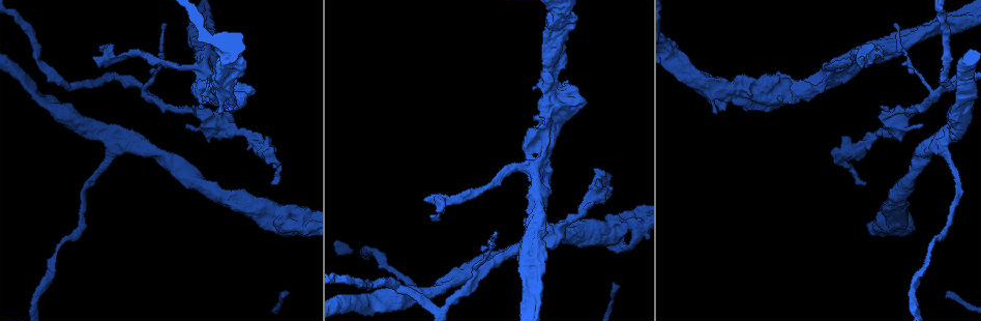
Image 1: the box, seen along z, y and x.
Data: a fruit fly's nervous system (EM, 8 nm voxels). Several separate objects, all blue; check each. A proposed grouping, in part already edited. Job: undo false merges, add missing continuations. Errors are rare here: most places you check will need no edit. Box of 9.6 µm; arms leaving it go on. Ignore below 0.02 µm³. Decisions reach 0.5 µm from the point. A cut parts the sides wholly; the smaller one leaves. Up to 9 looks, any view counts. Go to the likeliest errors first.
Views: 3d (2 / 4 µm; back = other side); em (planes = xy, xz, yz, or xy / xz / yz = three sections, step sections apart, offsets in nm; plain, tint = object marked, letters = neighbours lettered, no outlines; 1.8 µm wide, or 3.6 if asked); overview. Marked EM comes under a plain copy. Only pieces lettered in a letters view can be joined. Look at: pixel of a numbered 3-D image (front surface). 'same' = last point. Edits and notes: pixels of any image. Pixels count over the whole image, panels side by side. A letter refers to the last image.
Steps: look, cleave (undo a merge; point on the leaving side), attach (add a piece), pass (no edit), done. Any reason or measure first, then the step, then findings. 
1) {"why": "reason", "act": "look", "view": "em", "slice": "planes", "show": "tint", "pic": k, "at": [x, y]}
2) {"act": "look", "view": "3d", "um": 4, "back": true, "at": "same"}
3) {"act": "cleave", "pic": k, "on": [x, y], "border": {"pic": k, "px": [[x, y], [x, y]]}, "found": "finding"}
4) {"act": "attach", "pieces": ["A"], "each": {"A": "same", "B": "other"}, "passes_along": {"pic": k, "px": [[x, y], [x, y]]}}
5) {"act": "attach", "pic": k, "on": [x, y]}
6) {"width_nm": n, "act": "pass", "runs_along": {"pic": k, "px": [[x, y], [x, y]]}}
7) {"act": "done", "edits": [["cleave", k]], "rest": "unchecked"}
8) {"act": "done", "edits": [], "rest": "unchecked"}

{"why": "three arms meet", "act": "look", "view": "em", "slice": "yz", "step": 16, "show": "tint", "pic": 1, "at": [799, 92]}

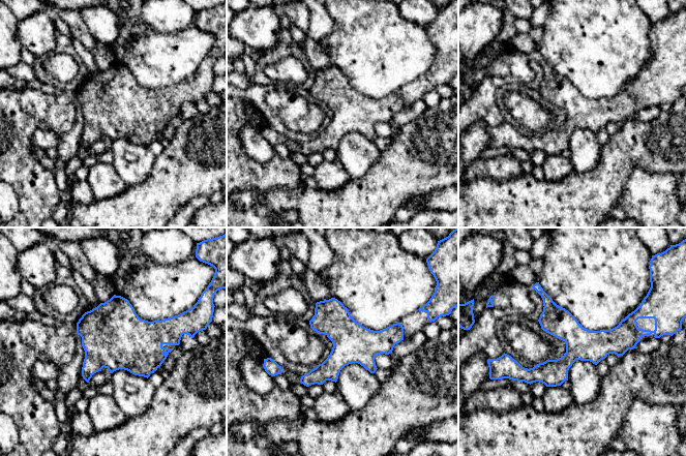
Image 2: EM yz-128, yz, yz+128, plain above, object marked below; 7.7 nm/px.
{"act": "look", "view": "em", "slice": "yz", "step": 16, "show": "letters", "at": "same"}

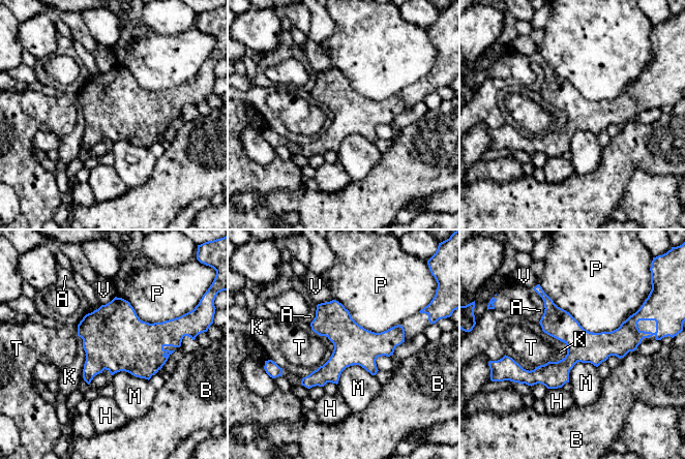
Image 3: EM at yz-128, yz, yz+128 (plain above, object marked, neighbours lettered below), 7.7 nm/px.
{"act": "pass", "each": {"A": "other", "B": "other", "H": "other", "K": "other", "M": "other", "P": "other", "T": "other", "V": "other"}, "border": {"pic": 3, "px": [[310, 325], [333, 352], [302, 378]]}, "found": "one neuron here"}

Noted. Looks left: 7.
{"why": "end of a long branch", "act": "look", "view": "em", "slice": "xy", "step": 4, "show": "letters", "pic": 1, "at": [101, 48]}

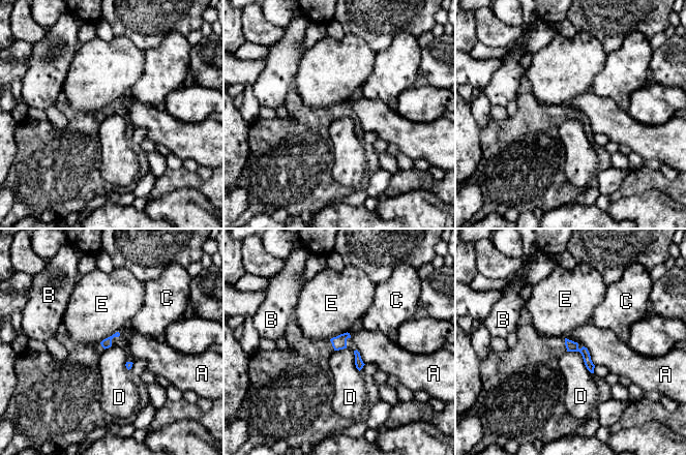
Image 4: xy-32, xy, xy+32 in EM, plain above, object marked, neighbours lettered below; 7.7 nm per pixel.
{"longest_contact_nm": ["D", 260], "act": "pass", "each": {"A": "other", "B": "other", "C": "other", "D": "other", "E": "other"}, "runs_along": {"pic": 4, "px": [[567, 342], [586, 356], [591, 368]]}, "found": "none of them fits"}

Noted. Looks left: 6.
{"why": "an open end", "act": "look", "view": "em", "slice": "planes", "show": "letters", "pic": 1, "at": [525, 216]}

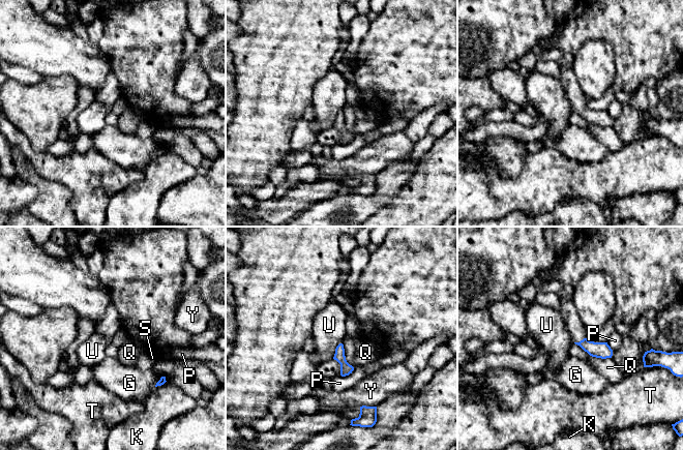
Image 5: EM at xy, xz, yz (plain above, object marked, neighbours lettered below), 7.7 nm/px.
{"act": "pass", "each": {"G": "other", "K": "other", "P": "other", "Q": "other", "S": "other", "T": "other", "U": "other", "Y": "other"}, "border": {"pic": 5, "px": [[340, 342], [336, 347], [332, 358]]}, "found": "no lettered piece goes on from it"}

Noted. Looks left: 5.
{"why": "branch point", "act": "look", "view": "3d", "um": 2, "pic": 1, "at": [300, 221]}

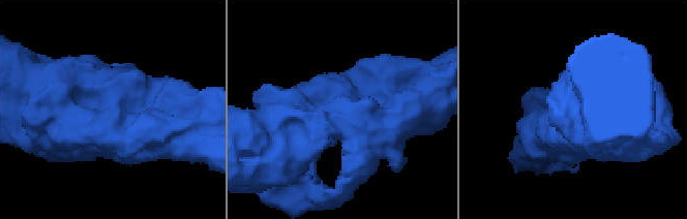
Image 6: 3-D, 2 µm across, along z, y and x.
{"why": "now the EM", "act": "look", "view": "em", "slice": "xz", "step": 4, "show": "tint", "pic": 6, "at": [115, 113]}

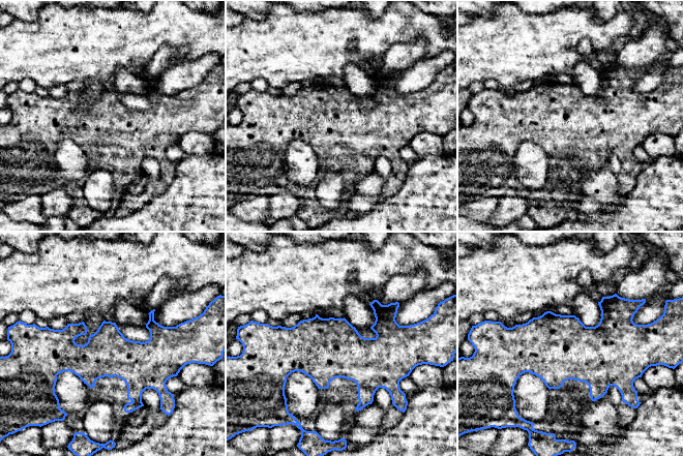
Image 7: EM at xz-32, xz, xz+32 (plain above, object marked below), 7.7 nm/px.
{"act": "look", "view": "em", "slice": "planes", "show": "letters", "at": "same"}

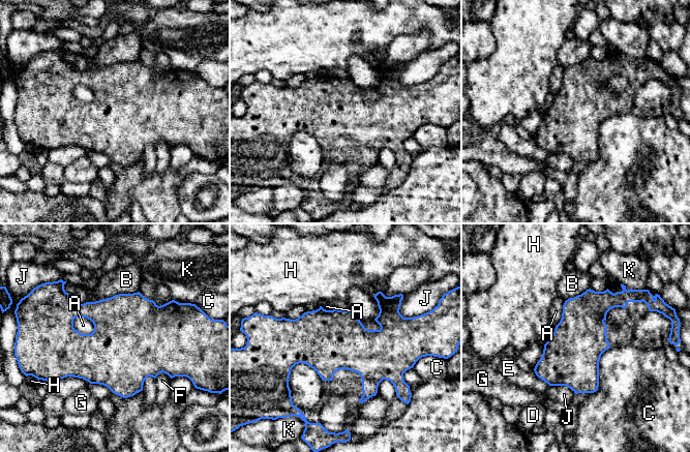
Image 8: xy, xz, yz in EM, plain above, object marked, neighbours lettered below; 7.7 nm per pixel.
{"act": "pass", "each": {"A": "other", "B": "other", "C": "other", "D": "other", "E": "other", "F": "other", "G": "other", "H": "other", "J": "other", "K": "other"}, "found": "all the same neuron"}

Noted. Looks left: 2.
{"act": "done", "edits": [], "rest": "unchecked"}

